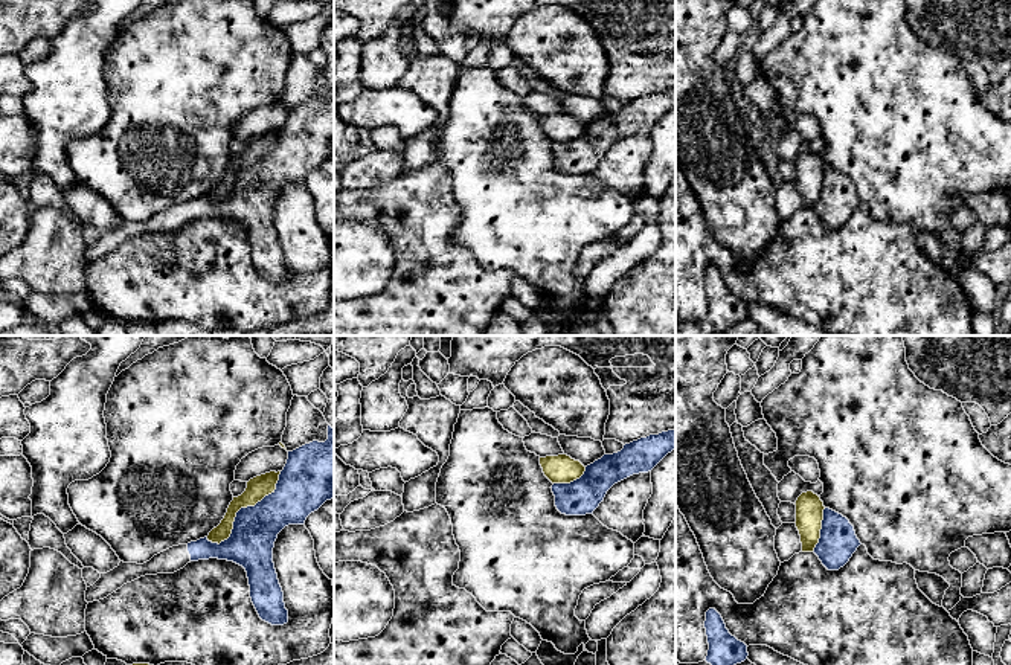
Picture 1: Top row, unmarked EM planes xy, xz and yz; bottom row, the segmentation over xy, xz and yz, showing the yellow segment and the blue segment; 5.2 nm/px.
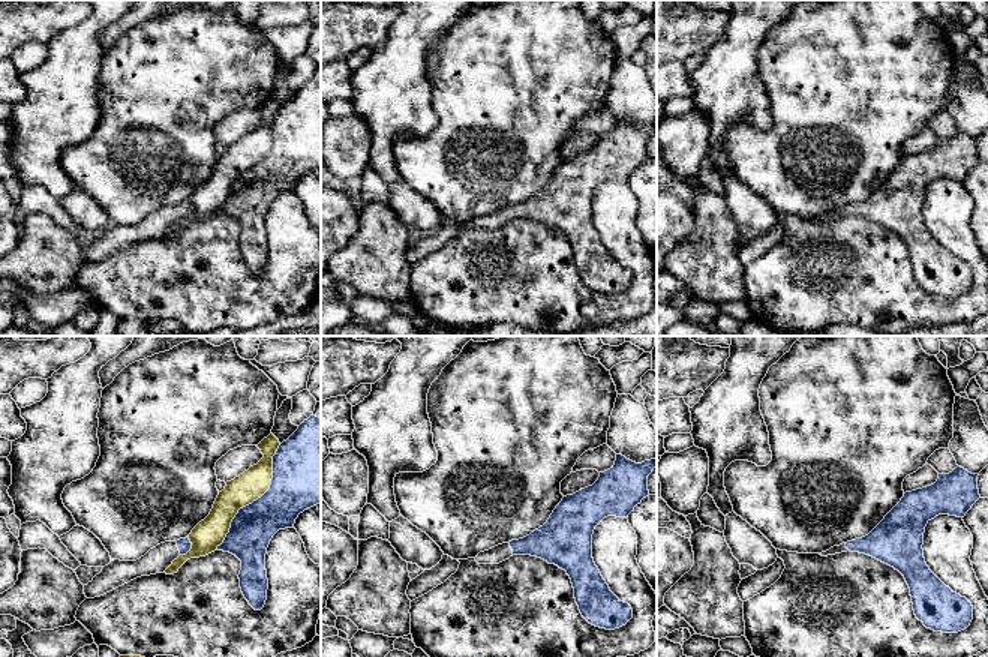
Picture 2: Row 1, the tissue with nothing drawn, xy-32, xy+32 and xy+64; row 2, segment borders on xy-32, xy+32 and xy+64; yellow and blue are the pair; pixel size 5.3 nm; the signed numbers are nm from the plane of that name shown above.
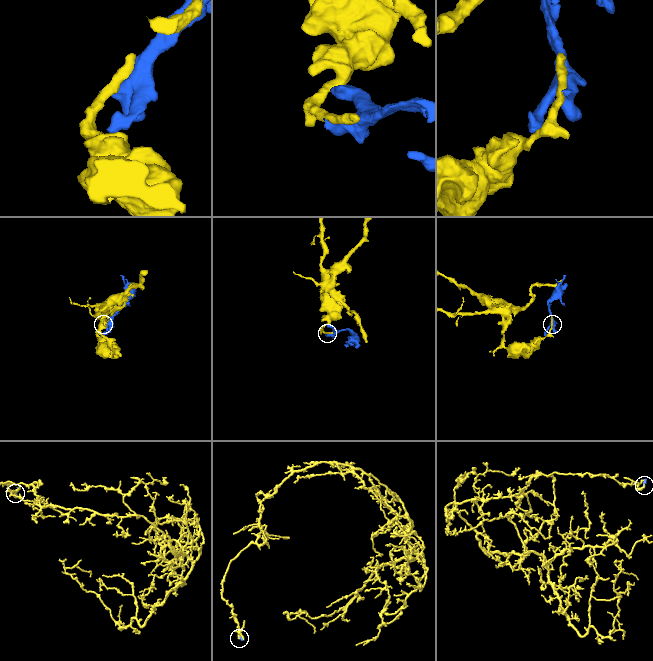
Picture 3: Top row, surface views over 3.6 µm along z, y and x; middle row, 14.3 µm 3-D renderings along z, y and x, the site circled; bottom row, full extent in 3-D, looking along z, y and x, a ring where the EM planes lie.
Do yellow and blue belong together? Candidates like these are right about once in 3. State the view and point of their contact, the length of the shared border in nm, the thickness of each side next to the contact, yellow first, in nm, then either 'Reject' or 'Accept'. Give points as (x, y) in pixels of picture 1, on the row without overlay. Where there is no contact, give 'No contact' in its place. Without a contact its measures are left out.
Touches yellow at xy (241, 165). Shared border 550 nm. Thickness 120 nm (yellow) against 240 nm. Reject

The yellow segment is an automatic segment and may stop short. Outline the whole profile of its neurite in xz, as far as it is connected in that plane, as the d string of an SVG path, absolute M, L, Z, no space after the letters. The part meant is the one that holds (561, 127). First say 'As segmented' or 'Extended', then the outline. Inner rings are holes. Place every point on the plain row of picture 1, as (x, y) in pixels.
As segmented. M567 113L540 116L540 124L552 142L570 142L586 130L586 125L579 119Z

